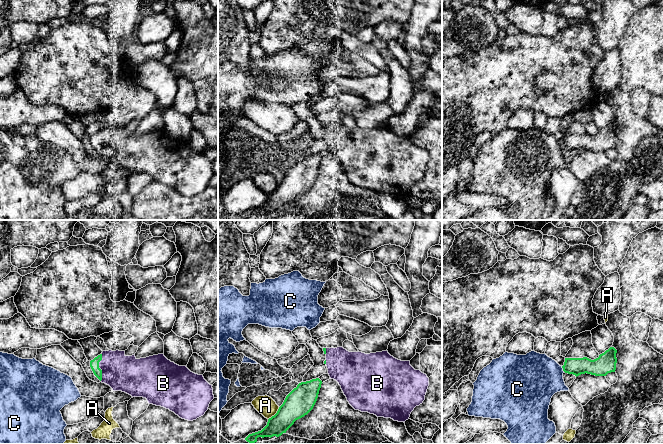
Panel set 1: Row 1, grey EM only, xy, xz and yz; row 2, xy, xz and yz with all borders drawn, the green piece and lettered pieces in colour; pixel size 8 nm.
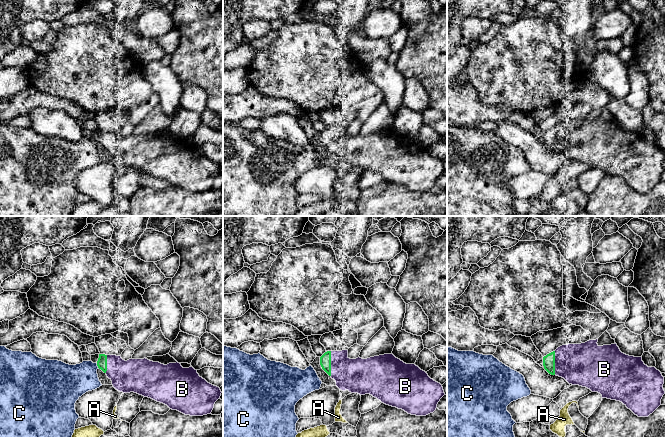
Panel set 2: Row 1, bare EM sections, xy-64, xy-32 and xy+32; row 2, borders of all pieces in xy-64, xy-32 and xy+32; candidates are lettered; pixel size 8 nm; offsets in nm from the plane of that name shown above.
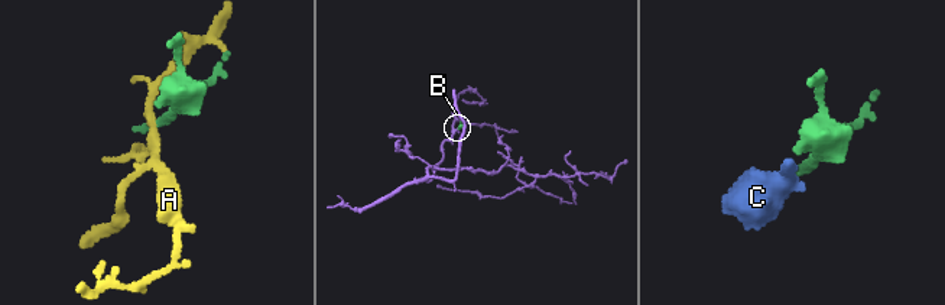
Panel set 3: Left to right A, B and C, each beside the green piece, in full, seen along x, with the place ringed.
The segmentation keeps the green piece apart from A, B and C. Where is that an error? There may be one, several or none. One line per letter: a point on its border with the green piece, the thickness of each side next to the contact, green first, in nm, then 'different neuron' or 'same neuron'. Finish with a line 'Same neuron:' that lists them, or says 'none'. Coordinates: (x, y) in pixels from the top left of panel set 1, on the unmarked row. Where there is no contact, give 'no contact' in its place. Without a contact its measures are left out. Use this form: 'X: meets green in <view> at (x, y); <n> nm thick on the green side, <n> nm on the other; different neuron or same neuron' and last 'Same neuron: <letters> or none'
A: meets green in xz at (275, 190); 220 nm thick on the green side, 160 nm on the other; different neuron
B: meets green in xy at (98, 143); 80 nm thick on the green side, 280 nm on the other; same neuron
C: meets green in yz at (563, 145); 140 nm thick on the green side, 400 nm on the other; different neuron
Same neuron: B

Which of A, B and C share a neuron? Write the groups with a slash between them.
A / B / C

